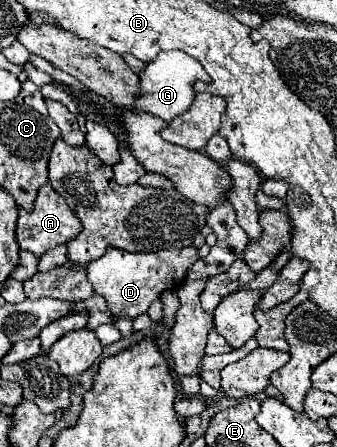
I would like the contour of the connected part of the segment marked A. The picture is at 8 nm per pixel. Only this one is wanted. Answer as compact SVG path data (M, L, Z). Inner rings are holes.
M44 184L38 190L36 202L34 202L34 210L28 212L28 210L20 208L20 218L18 218L18 228L16 228L16 240L18 240L18 246L22 250L28 250L36 258L40 258L48 250L52 250L52 248L56 248L60 244L66 244L68 240L72 240L74 236L78 236L80 230L82 230L80 220L74 216L74 212L66 204L66 200L58 192L54 192L54 188L50 184Z

